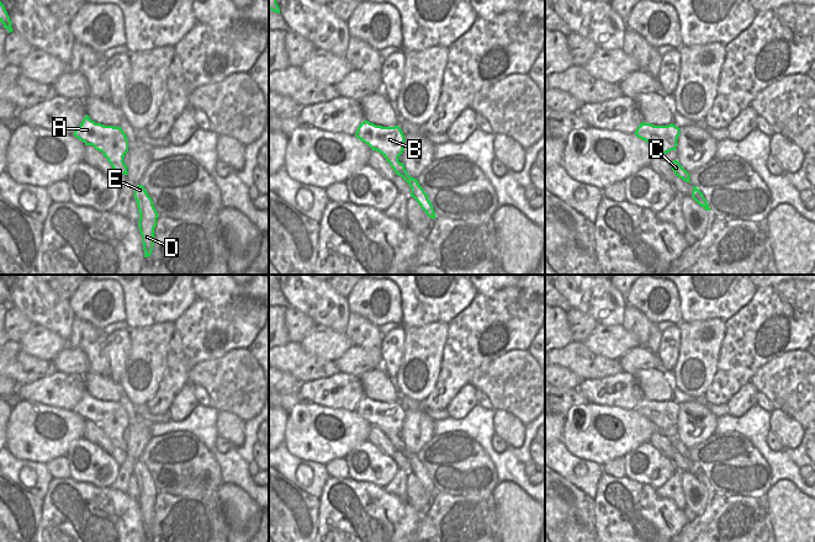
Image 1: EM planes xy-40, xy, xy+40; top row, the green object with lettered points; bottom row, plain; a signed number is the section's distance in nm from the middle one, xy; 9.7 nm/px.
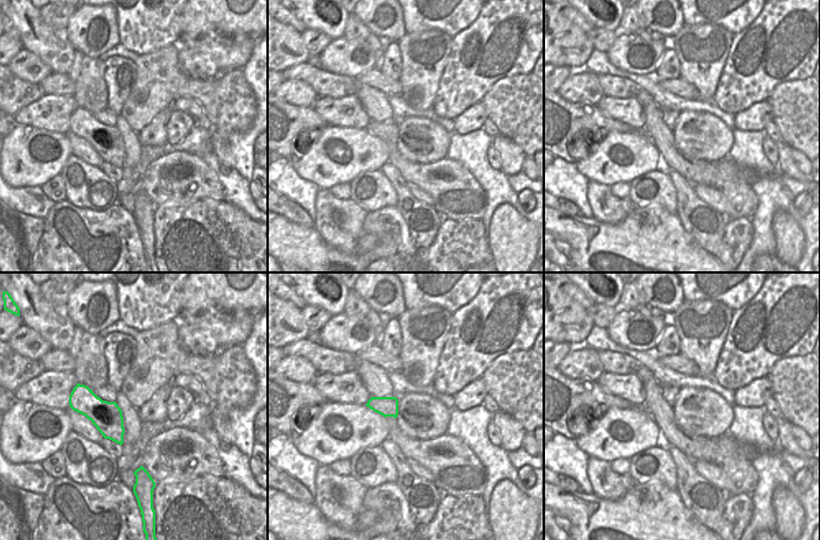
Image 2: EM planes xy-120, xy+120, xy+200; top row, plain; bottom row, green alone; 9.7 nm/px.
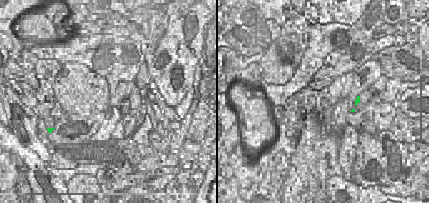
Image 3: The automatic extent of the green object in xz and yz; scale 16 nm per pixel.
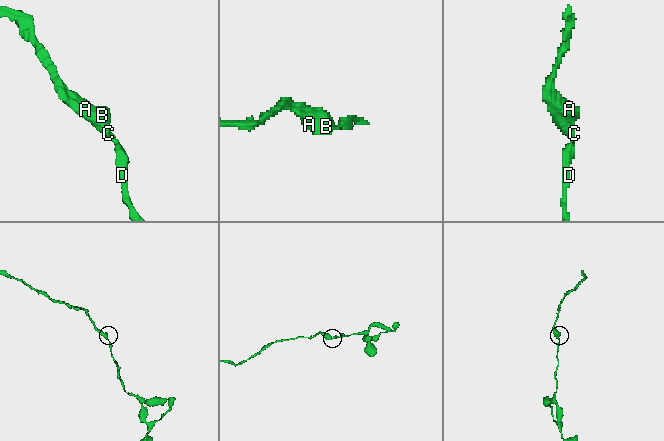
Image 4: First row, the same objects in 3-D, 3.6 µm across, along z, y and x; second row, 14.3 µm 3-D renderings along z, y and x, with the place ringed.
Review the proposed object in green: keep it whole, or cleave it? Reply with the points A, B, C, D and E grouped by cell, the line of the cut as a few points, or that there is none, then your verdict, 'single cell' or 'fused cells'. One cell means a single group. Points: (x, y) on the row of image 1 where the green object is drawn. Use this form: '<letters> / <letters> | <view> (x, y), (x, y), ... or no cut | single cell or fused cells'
A B C D E | no cut | single cell

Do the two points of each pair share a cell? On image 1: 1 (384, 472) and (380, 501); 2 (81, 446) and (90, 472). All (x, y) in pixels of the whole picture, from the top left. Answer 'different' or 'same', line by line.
1: different
2: same

